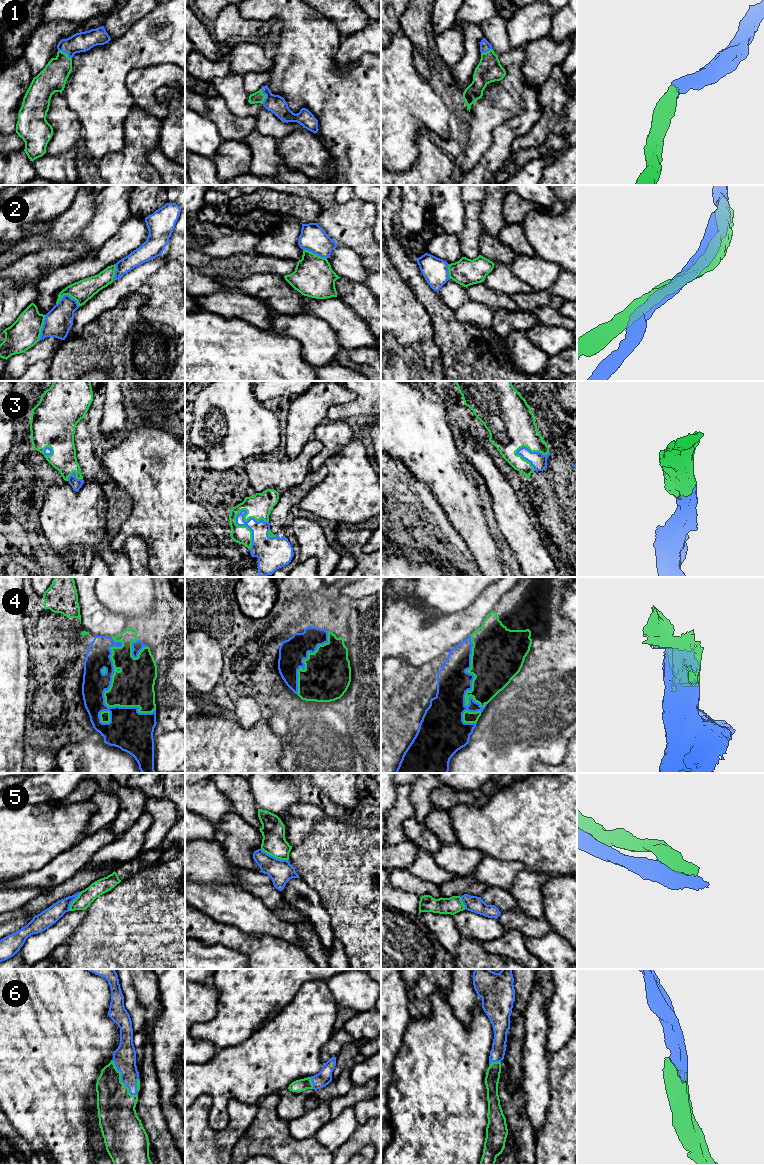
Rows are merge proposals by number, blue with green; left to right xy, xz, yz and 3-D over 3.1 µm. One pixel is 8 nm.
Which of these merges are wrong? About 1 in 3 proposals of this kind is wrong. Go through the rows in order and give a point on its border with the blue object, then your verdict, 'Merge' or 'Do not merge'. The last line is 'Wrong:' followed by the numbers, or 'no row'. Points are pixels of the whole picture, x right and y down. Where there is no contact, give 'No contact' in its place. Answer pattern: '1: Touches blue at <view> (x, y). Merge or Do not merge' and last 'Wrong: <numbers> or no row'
1: Touches blue at xz (266, 96). Merge
2: Touches blue at xy (68, 295). Do not merge
3: Touches blue at xz (246, 525). Merge
4: Touches blue at xy (108, 689). Merge
5: Touches blue at xz (274, 857). Do not merge
6: Touches blue at xy (121, 1080). Merge
Wrong: 2, 5

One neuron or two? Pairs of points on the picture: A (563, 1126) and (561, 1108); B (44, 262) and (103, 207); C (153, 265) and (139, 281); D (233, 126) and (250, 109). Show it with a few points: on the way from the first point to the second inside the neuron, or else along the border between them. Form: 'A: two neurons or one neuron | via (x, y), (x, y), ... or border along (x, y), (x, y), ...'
A: one neuron | via (563, 1122), (563, 1112)
B: one neuron | via (63, 256), (74, 253), (101, 226)
C: one neuron | via (149, 269), (141, 277)
D: two neurons | border along (225, 101), (228, 108), (239, 117), (254, 116)

